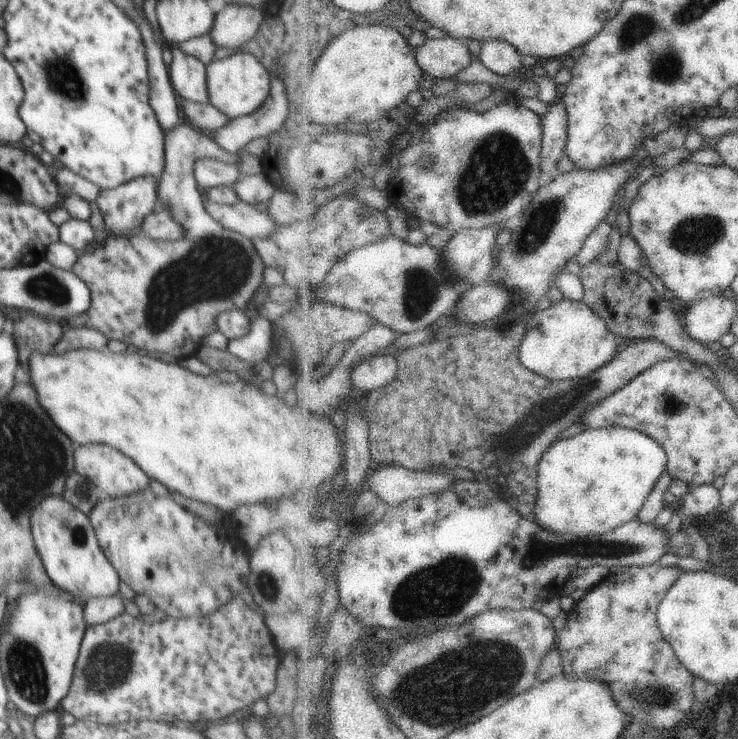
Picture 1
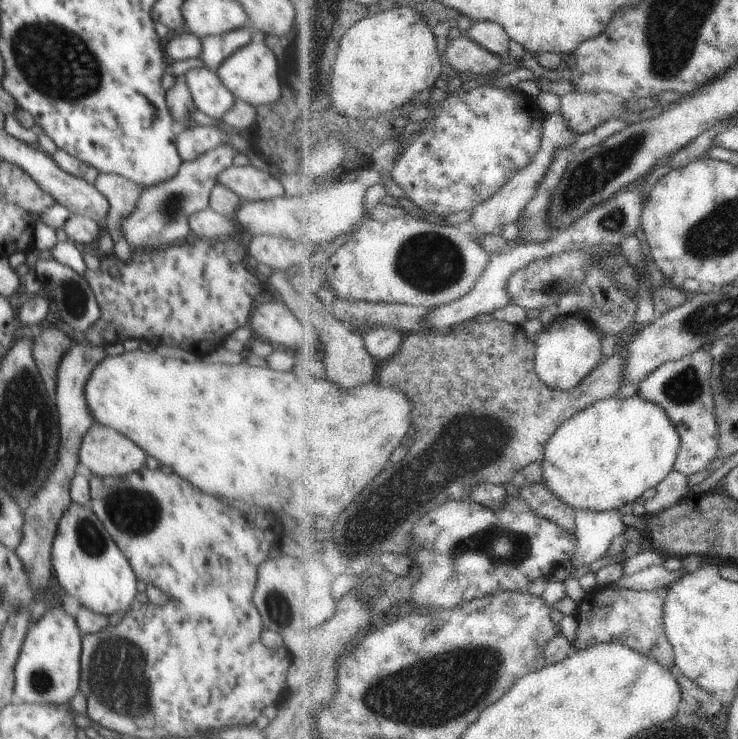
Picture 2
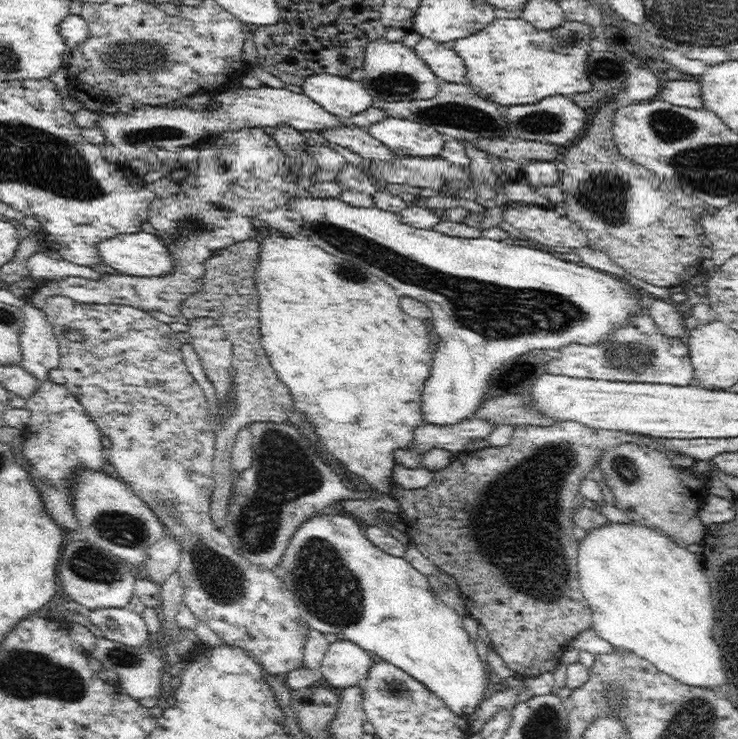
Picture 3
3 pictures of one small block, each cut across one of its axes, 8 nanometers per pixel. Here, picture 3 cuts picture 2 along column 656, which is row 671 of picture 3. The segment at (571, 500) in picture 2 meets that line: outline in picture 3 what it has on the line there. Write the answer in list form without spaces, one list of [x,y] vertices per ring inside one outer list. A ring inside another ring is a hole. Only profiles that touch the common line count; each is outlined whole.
[[[314,515],[310,520],[307,520],[296,532],[290,540],[289,545],[281,558],[280,564],[286,572],[284,581],[288,584],[292,591],[293,599],[295,600],[298,612],[303,618],[304,622],[310,625],[311,630],[317,630],[326,634],[344,634],[344,639],[350,640],[355,643],[359,648],[373,652],[376,656],[383,659],[385,662],[396,666],[417,682],[420,682],[430,693],[440,700],[447,708],[459,718],[470,718],[474,712],[480,710],[480,706],[486,702],[489,695],[490,681],[489,674],[486,674],[484,662],[480,660],[480,654],[476,649],[475,640],[469,634],[465,625],[465,614],[458,613],[454,608],[448,606],[440,598],[430,590],[428,579],[425,574],[418,572],[403,556],[395,557],[385,552],[382,552],[378,547],[375,547],[364,538],[362,535],[362,528],[356,520],[348,515]]]

